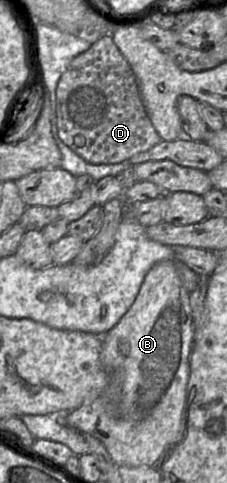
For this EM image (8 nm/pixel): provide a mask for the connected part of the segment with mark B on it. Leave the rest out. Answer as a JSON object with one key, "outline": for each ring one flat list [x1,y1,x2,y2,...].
{"outline":[[173,259,155,264,146,274,130,309,102,336,101,364,110,378,104,392,91,402,61,416,68,427,99,439,118,467,156,467,173,446,180,431,195,327,189,292,181,280,177,262]]}

